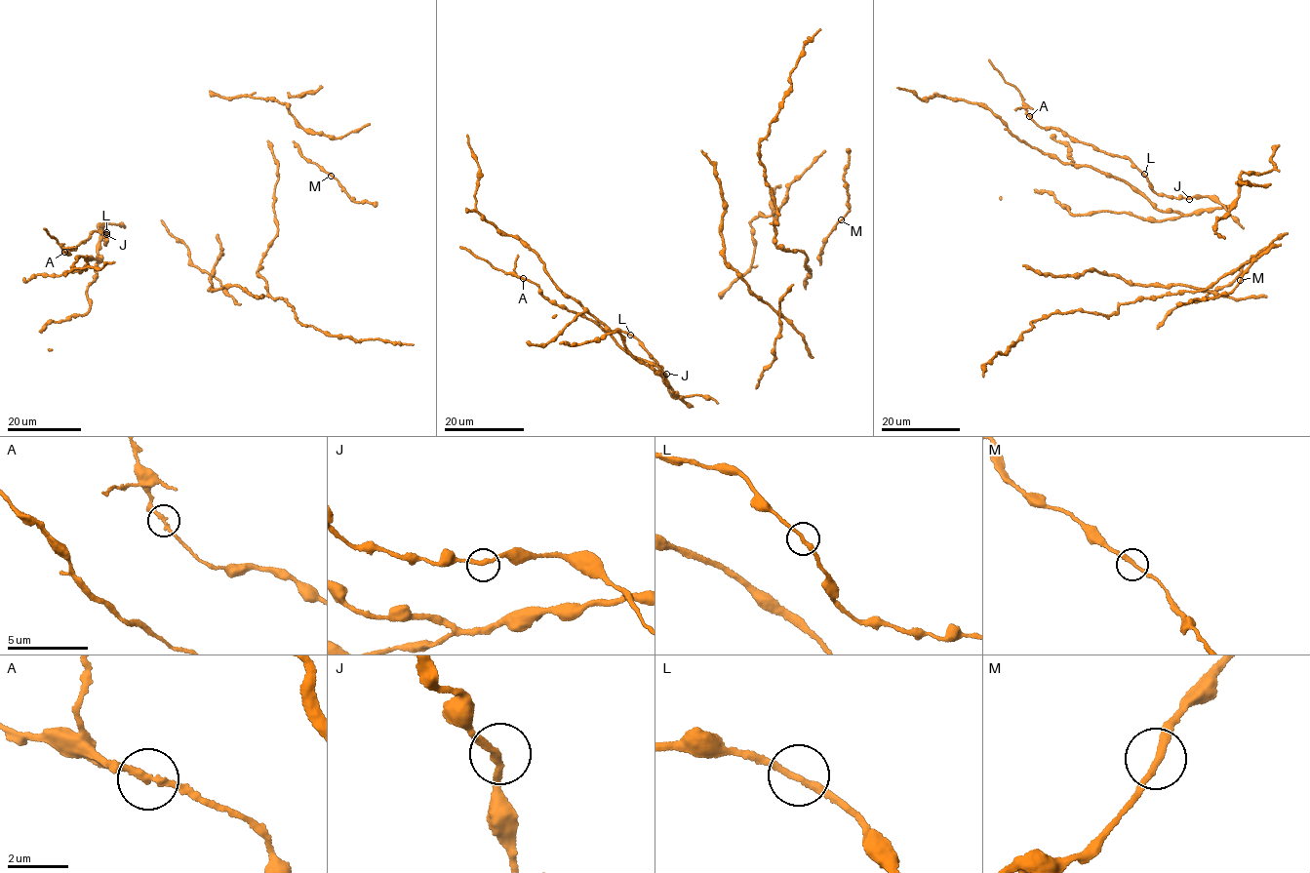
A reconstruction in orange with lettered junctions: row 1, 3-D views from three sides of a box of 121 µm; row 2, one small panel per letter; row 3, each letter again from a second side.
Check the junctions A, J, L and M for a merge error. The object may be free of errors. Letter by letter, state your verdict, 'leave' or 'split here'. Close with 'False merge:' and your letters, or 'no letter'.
A: split here
J: leave
L: leave
M: leave
False merge: A

